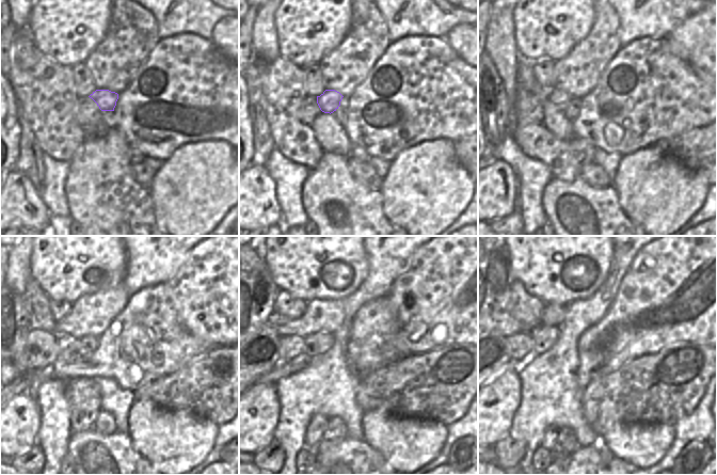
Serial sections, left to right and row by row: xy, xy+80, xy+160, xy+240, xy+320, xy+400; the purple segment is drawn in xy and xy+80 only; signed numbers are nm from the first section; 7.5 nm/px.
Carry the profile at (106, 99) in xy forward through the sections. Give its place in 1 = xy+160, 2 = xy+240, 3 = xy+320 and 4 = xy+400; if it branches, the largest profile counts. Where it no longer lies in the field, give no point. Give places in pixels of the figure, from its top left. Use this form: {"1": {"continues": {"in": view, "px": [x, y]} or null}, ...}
{"1": {"continues": {"in": "xy+160", "px": [559, 97]}}, "2": {"continues": {"in": "xy+240", "px": [67, 344]}}, "3": {"continues": {"in": "xy+320", "px": [291, 346]}}, "4": {"continues": {"in": "xy+400", "px": [519, 345]}}}

